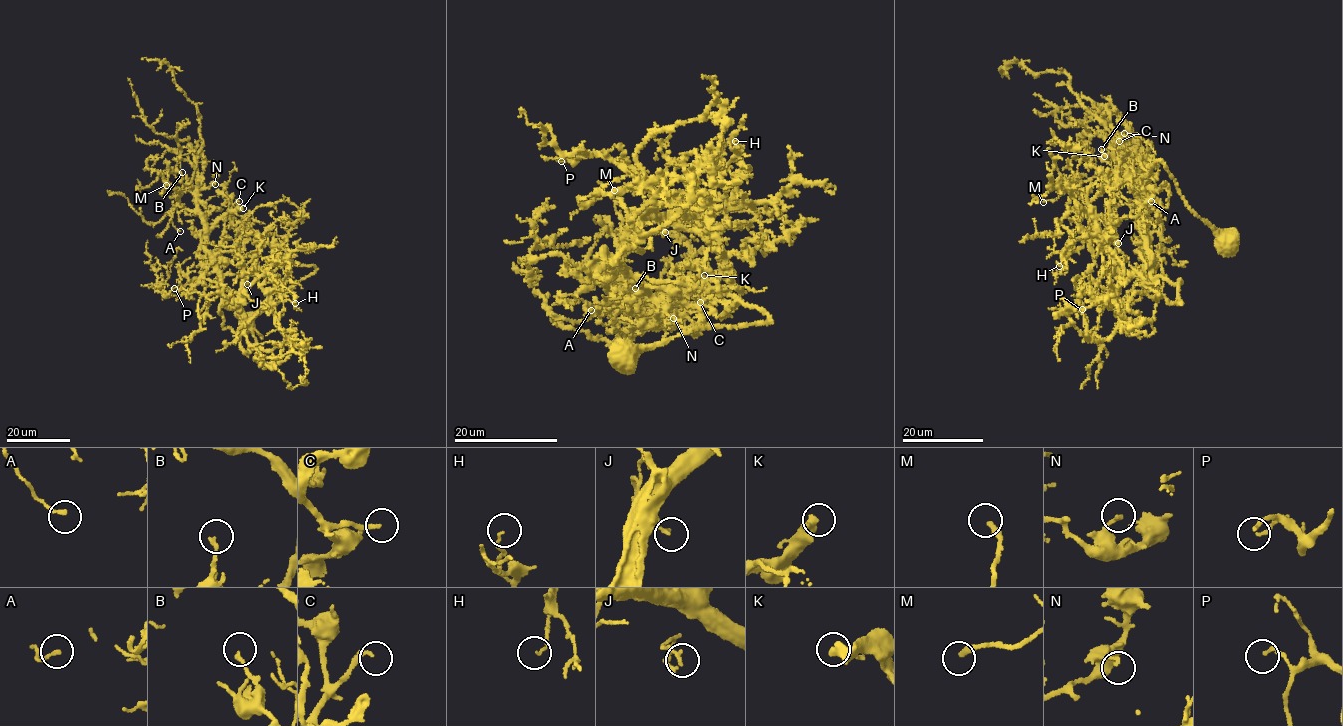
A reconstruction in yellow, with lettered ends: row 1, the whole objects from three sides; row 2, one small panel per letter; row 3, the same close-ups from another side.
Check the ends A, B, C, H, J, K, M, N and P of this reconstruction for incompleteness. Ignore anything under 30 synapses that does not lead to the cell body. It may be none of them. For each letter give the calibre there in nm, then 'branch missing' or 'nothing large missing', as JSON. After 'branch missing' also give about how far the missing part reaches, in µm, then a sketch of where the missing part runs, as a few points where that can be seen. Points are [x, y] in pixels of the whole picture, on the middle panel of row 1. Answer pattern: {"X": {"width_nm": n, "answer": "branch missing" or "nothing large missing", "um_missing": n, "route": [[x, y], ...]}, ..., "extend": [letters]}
{"A": {"width_nm": 160, "answer": "nothing large missing"}, "B": {"width_nm": 150, "answer": "nothing large missing"}, "C": {"width_nm": 170, "answer": "branch missing", "um_missing": 10, "route": [[700, 302], [721, 308], [725, 302], [727, 305]]}, "H": {"width_nm": 80, "answer": "nothing large missing"}, "J": {"width_nm": 170, "answer": "nothing large missing"}, "K": {"width_nm": 550, "answer": "branch missing", "um_missing": 25, "route": [[704, 275], [757, 270], [773, 236], [772, 229], [767, 224]]}, "M": {"width_nm": 240, "answer": "nothing large missing"}, "N": {"width_nm": 120, "answer": "nothing large missing"}, "P": {"width_nm": 110, "answer": "nothing large missing"}, "extend": ["C", "K"]}

